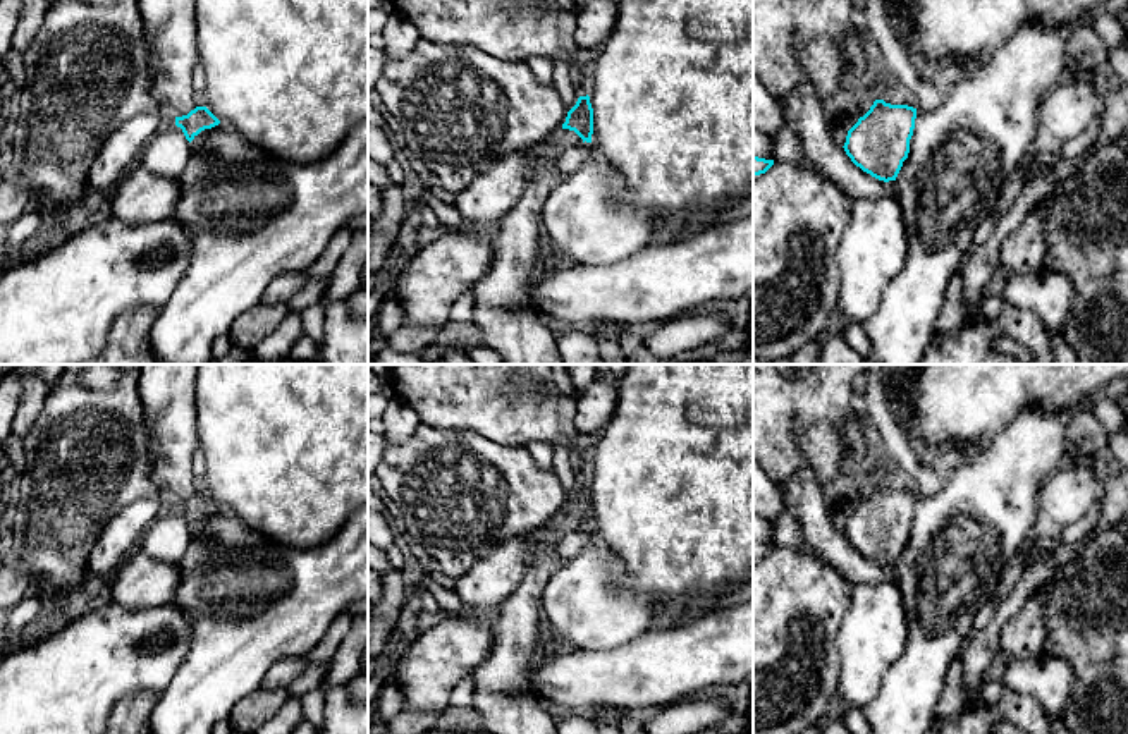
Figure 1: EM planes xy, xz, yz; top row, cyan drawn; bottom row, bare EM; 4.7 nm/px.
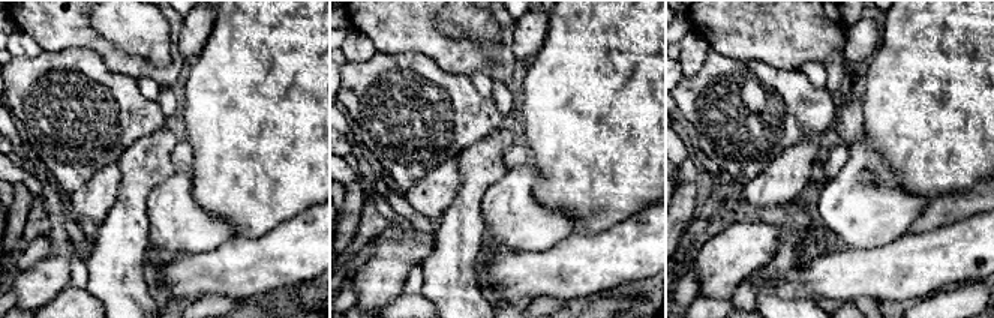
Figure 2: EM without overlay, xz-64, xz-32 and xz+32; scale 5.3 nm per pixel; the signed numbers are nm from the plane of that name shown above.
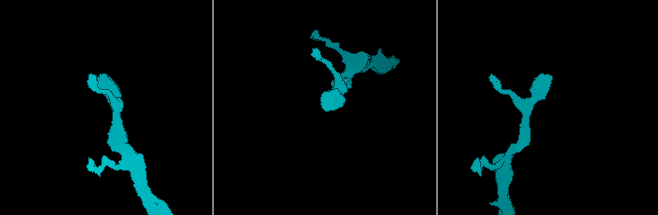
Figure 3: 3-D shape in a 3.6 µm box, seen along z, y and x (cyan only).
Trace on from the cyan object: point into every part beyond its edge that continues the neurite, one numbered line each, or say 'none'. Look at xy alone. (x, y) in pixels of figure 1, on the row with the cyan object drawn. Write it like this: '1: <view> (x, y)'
1: xy (171, 24)

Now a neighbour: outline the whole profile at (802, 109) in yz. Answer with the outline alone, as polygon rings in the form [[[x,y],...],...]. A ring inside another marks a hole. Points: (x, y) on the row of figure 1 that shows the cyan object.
[[[803,79],[791,93],[777,100],[784,122],[791,124],[801,139],[805,163],[824,179],[839,186],[853,199],[898,199],[898,180],[879,180],[856,167],[831,138],[824,105],[810,79]]]

